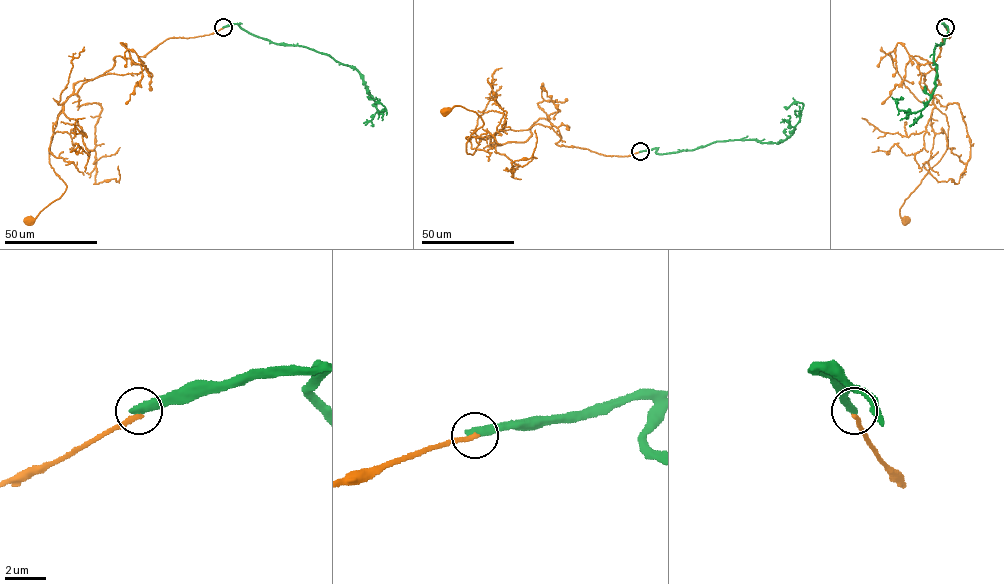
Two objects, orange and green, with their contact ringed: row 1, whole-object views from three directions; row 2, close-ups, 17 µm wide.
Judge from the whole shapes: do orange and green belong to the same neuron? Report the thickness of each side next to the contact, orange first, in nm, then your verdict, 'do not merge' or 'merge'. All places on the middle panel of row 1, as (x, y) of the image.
240/460 nm | do not merge

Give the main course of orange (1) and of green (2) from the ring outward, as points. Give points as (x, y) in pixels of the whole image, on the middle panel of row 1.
1: (640, 151), (558, 146), (558, 129), (539, 118), (525, 141), (481, 139), (467, 154), (483, 121), (446, 109)
2: (640, 151), (690, 150), (727, 140), (783, 141), (792, 134), (802, 104), (794, 101), (784, 107)

